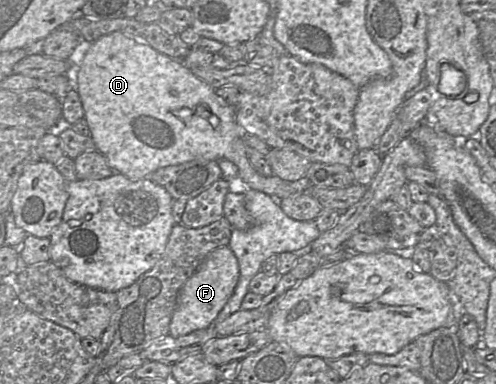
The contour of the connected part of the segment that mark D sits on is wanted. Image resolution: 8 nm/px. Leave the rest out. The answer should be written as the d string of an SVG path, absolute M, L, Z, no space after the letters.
M115 31L108 35L104 35L94 42L92 42L90 48L86 52L76 74L76 90L78 91L81 102L84 109L84 118L90 128L90 136L92 137L97 151L104 155L109 167L116 173L121 173L131 180L140 180L148 177L155 170L181 163L189 162L195 159L215 160L220 158L226 158L233 162L239 169L238 186L244 189L252 189L262 193L265 193L277 201L281 199L303 193L308 191L308 180L298 181L285 181L278 176L272 175L270 177L264 177L260 175L251 165L247 153L245 150L245 144L241 139L242 129L236 121L236 107L227 104L220 96L217 95L215 89L206 82L199 79L193 74L190 68L183 65L180 61L177 61L165 54L162 54L152 48L145 40L137 40L132 35L126 35L122 32Z

